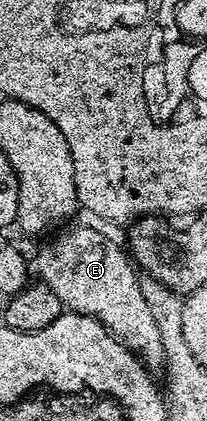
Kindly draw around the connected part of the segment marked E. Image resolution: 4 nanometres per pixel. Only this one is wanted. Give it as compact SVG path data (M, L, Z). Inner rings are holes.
M69 227L59 230L59 235L51 243L39 249L37 278L60 297L67 312L87 315L103 323L115 339L125 343L147 364L161 364L164 352L160 329L156 327L148 301L140 291L140 275L127 252L123 248L122 252L108 236L101 235L94 227Z

